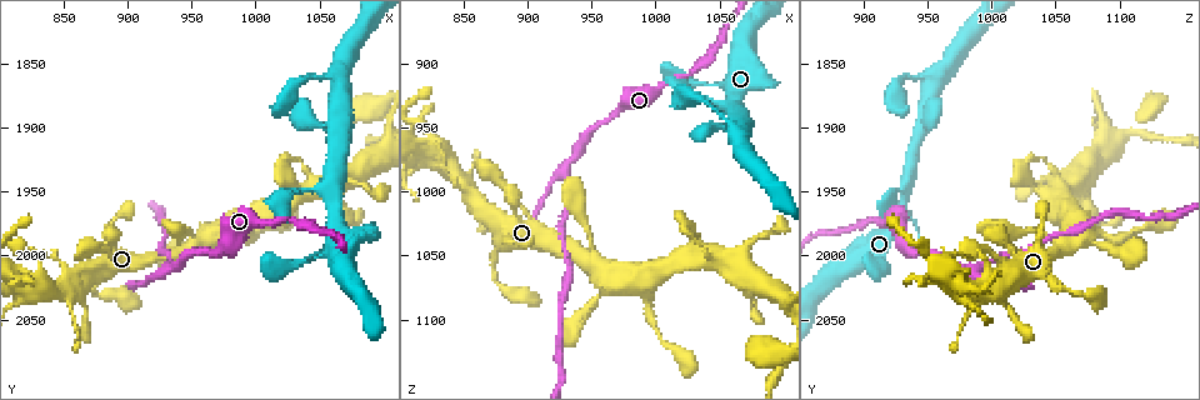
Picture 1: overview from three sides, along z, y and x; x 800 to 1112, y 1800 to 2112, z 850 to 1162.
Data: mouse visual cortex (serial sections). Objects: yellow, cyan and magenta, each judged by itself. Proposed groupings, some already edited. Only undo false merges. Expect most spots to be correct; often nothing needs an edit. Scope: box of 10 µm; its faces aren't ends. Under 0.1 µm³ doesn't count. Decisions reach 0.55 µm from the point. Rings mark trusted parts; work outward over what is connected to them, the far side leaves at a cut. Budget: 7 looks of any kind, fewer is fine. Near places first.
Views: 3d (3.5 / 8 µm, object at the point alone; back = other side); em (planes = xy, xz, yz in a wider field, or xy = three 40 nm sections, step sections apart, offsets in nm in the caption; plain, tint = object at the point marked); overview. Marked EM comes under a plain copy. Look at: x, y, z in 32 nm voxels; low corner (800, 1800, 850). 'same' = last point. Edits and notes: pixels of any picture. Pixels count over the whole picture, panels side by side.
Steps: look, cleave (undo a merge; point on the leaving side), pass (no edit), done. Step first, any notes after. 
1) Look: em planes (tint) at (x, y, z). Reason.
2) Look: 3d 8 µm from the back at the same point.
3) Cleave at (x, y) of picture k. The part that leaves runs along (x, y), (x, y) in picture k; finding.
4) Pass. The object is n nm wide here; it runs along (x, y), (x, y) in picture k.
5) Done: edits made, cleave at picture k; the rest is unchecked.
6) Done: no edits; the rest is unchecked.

Look: 3d 8 µm at (1034, 1948, 924). Narrows sharply.

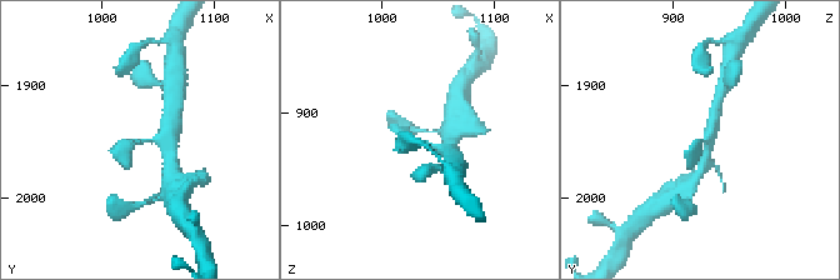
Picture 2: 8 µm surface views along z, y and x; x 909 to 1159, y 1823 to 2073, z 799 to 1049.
Look: em xy step 3 (tint) at the same point. Shape alone is not enough.

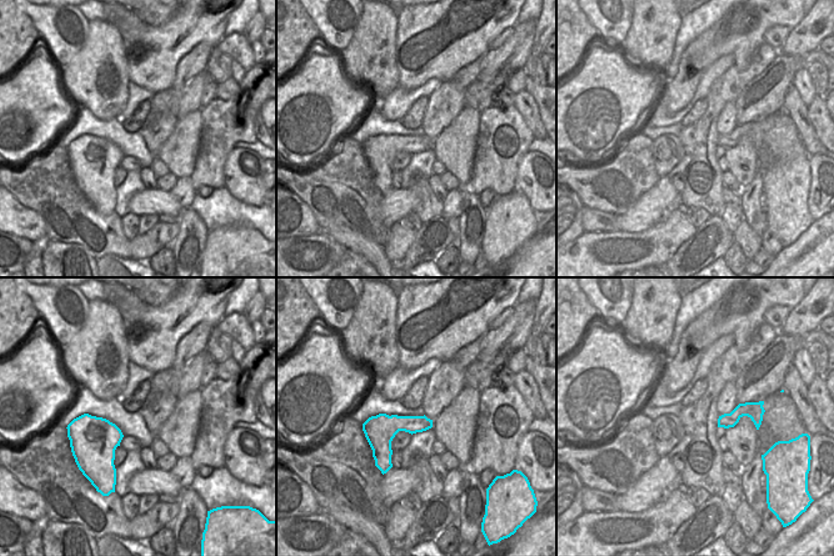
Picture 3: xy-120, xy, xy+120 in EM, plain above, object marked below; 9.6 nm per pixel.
Pass. It runs along (453, 149), (406, 138), (390, 128) in picture 2; all the same cell.

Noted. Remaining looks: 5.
Look: 3d 8 µm at (932, 2004, 1004). A narrow waist.

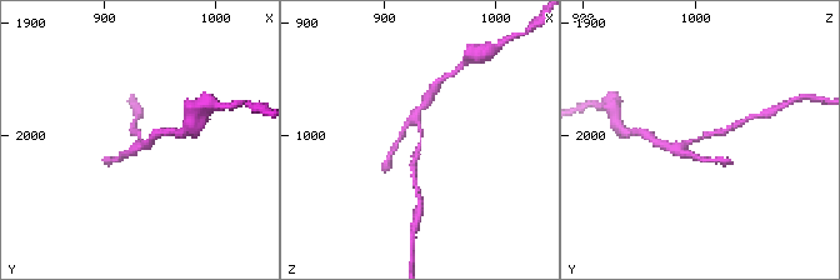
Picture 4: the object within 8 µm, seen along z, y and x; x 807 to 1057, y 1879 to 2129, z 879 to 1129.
Look: 3d 3.5 µm at the same point. Closer look.

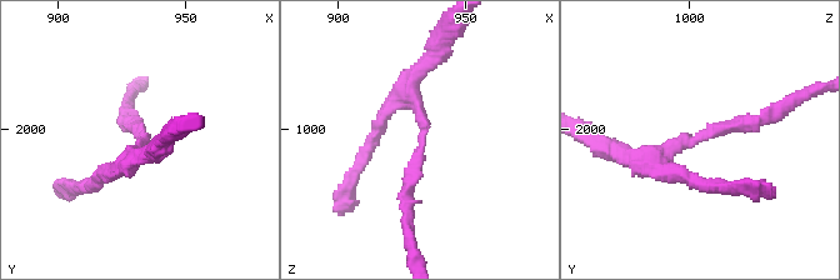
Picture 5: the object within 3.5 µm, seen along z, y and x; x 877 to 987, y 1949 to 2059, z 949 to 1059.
Look: em planes (tint) at (934, 2006, 1003). The arms are 150, 200 nm wide; need the tissue.

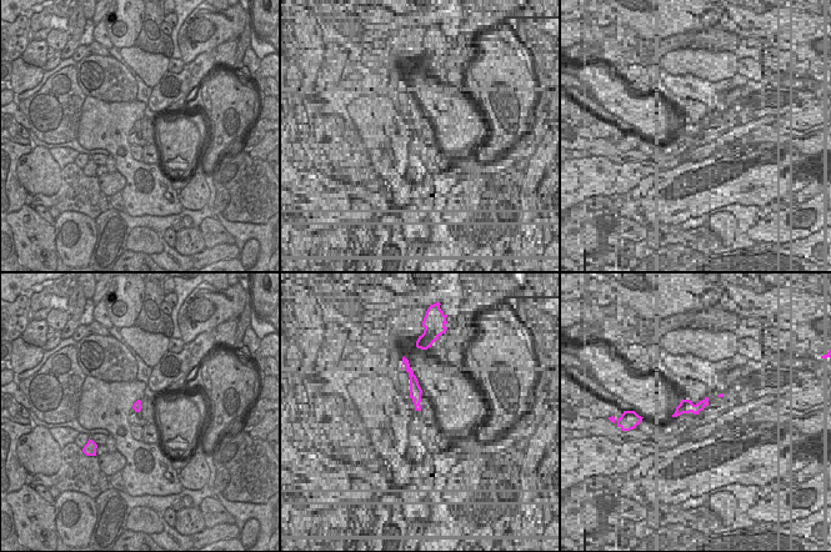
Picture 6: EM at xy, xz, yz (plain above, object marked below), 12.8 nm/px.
Pass. The object is 100 nm wide here; it runs along (624, 156), (665, 156), (768, 115) in picture 5; continuous, no second cell.

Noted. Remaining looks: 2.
Look: 3d 3.5 µm at (874, 2028, 1062). Thick turns thin.

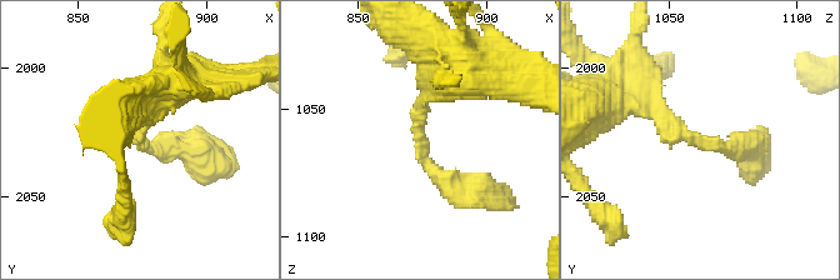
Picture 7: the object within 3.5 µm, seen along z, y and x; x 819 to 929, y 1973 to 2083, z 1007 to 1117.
Look: em xy step 5 (tint) at (874, 2028, 1060).

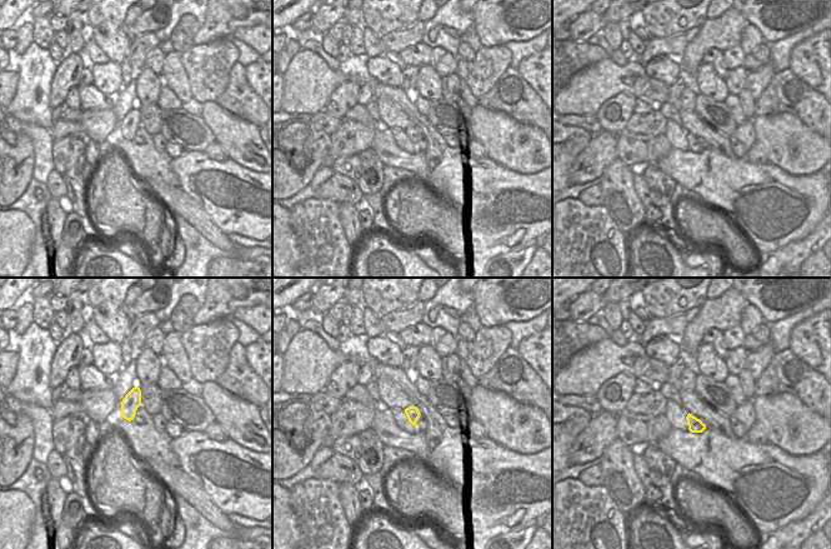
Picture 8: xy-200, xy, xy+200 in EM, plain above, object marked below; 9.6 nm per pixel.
Pass. It runs along (631, 95), (699, 141), (750, 149) in picture 7; all the same cell.

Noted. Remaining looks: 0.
Done: no edits; the rest is unchecked.

